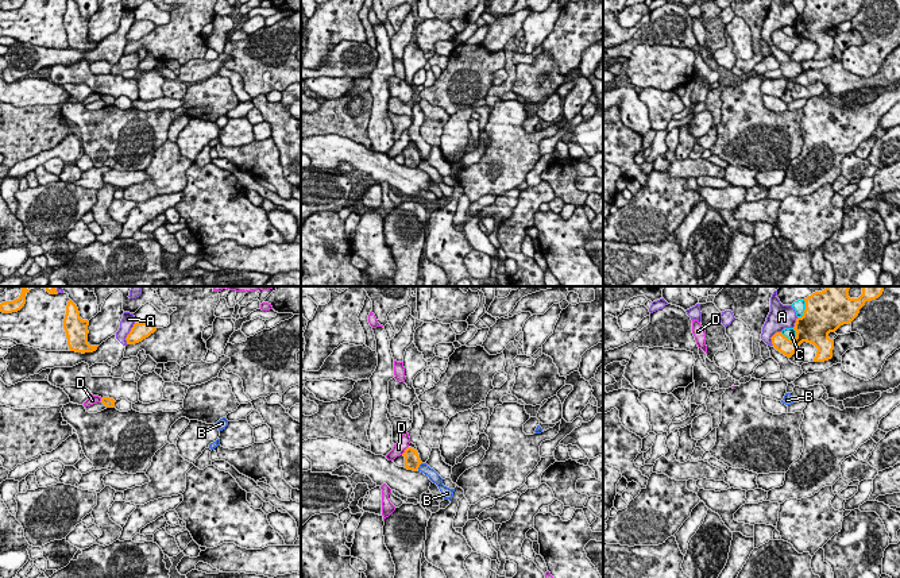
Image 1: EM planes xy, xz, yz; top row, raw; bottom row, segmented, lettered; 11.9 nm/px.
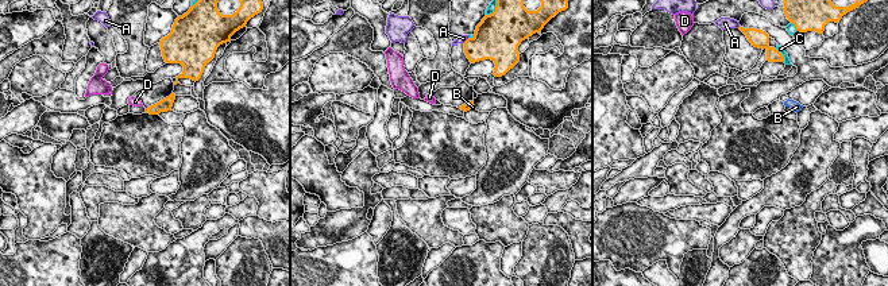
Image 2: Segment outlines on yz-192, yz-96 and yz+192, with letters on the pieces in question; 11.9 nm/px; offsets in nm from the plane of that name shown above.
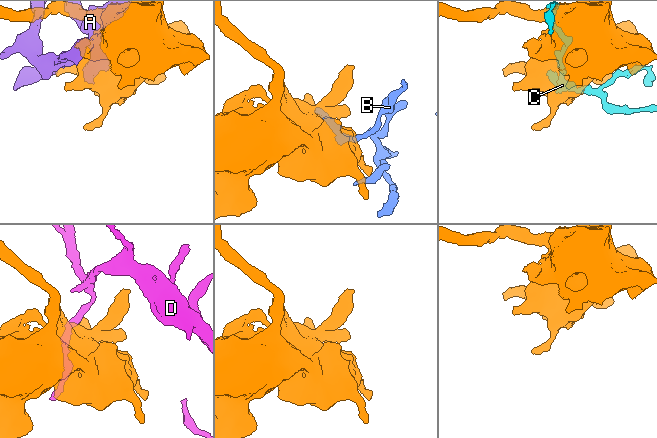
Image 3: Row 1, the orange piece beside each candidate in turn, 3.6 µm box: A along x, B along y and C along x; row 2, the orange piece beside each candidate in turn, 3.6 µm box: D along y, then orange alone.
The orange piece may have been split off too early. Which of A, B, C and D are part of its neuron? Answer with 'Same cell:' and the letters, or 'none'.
Same cell: none

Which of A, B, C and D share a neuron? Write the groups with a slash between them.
A / B / C / D

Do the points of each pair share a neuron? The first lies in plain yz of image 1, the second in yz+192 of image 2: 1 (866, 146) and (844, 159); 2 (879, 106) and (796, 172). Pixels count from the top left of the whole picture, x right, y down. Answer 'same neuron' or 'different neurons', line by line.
1: different neurons
2: same neuron

